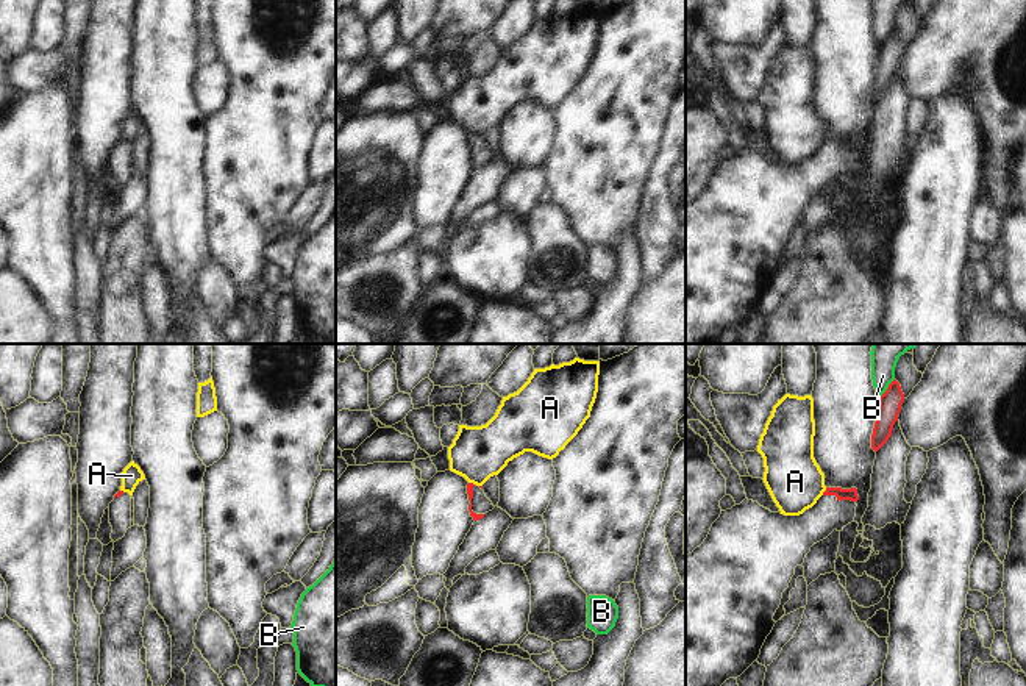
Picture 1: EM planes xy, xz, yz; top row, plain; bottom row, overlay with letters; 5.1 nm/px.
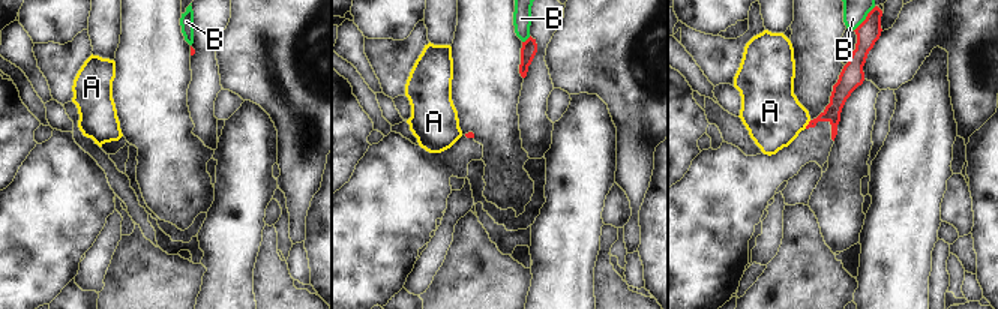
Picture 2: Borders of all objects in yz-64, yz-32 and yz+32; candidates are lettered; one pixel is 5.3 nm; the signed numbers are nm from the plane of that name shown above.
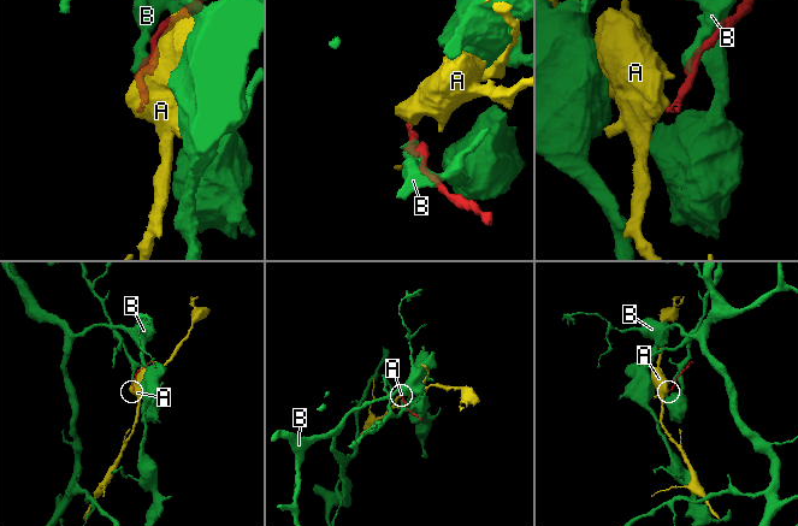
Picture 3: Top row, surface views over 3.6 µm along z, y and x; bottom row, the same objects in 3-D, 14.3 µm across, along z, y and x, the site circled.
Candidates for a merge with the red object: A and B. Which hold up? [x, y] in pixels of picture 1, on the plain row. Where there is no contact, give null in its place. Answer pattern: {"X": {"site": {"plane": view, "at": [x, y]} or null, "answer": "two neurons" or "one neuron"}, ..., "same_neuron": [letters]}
{"A": {"site": {"plane": "yz", "at": [825, 141]}, "answer": "two neurons"}, "B": {"site": {"plane": "yz", "at": [887, 38]}, "answer": "two neurons"}, "same_neuron": []}

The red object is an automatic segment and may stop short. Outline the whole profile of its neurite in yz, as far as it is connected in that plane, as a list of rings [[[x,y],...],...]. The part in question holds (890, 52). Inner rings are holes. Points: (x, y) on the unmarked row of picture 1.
[[[893,30],[887,41],[879,45],[879,58],[876,63],[876,72],[871,84],[871,98],[878,102],[892,86],[895,72],[901,61],[904,44],[896,30]]]

